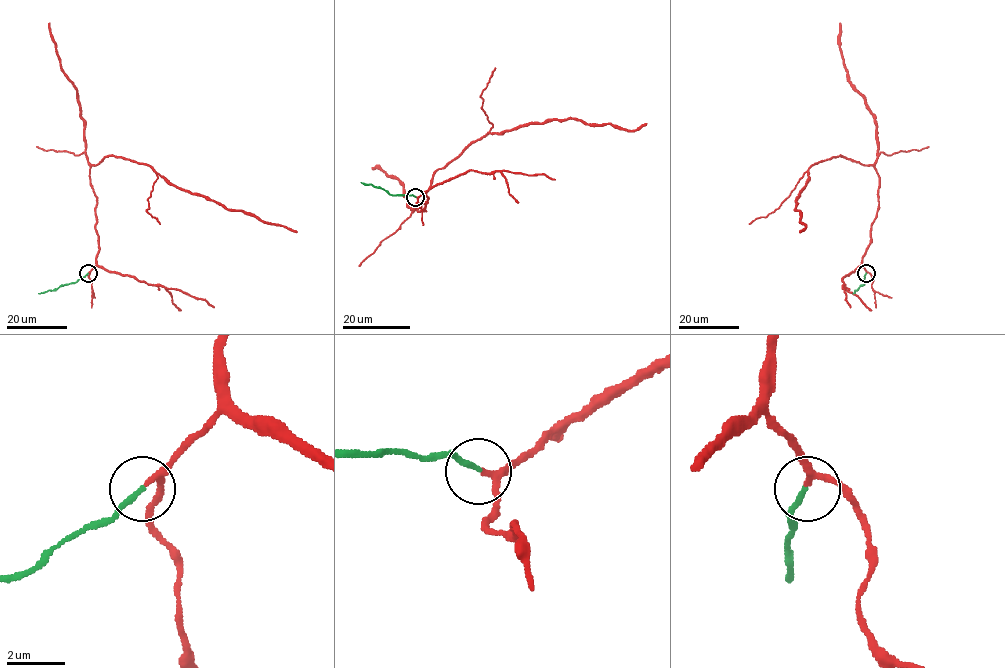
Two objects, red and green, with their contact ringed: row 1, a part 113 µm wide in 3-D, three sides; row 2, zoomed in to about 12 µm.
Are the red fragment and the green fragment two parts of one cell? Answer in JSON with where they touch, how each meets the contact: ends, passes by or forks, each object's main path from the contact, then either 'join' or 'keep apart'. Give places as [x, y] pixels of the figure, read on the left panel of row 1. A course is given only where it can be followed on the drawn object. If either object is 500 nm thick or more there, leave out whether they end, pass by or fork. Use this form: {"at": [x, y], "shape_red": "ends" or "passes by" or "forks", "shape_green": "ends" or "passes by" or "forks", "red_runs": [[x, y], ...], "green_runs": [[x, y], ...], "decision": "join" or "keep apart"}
{"at": [88, 273], "shape_red": "passes by", "shape_green": "ends", "red_runs": [[88, 273], [96, 265], [99, 249], [96, 196], [90, 167], [107, 156], [146, 163], [182, 189], [297, 232]], "green_runs": [[87, 273], [75, 282], [38, 293]], "decision": "join"}

